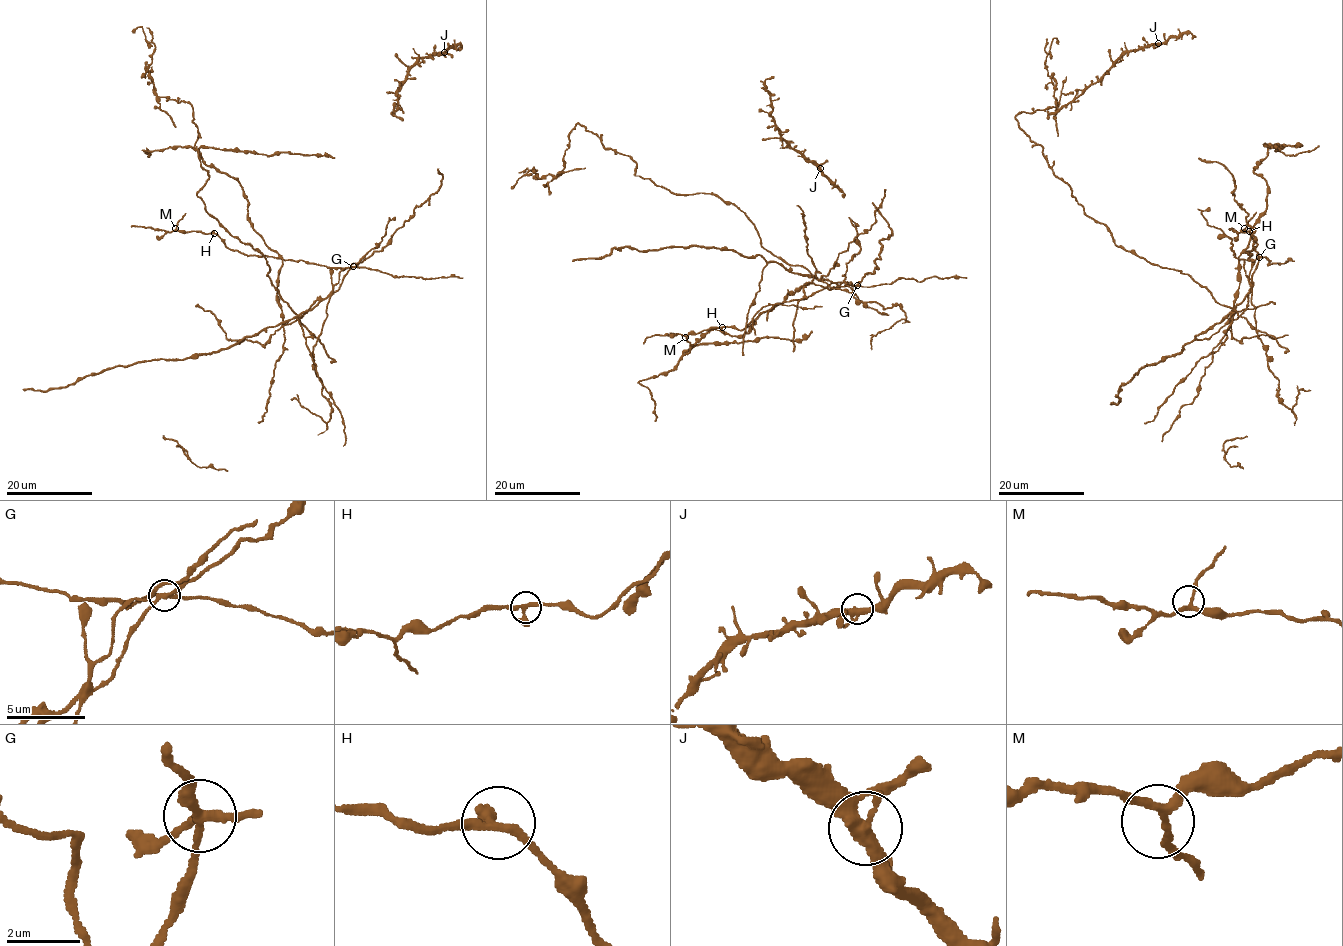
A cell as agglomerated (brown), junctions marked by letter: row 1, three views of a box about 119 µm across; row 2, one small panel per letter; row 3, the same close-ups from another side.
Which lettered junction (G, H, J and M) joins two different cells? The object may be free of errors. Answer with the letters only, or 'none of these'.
G

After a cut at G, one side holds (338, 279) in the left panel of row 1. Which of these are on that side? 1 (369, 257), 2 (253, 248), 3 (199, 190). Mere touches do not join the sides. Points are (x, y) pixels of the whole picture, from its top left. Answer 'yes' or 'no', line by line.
1: yes
2: yes
3: yes

